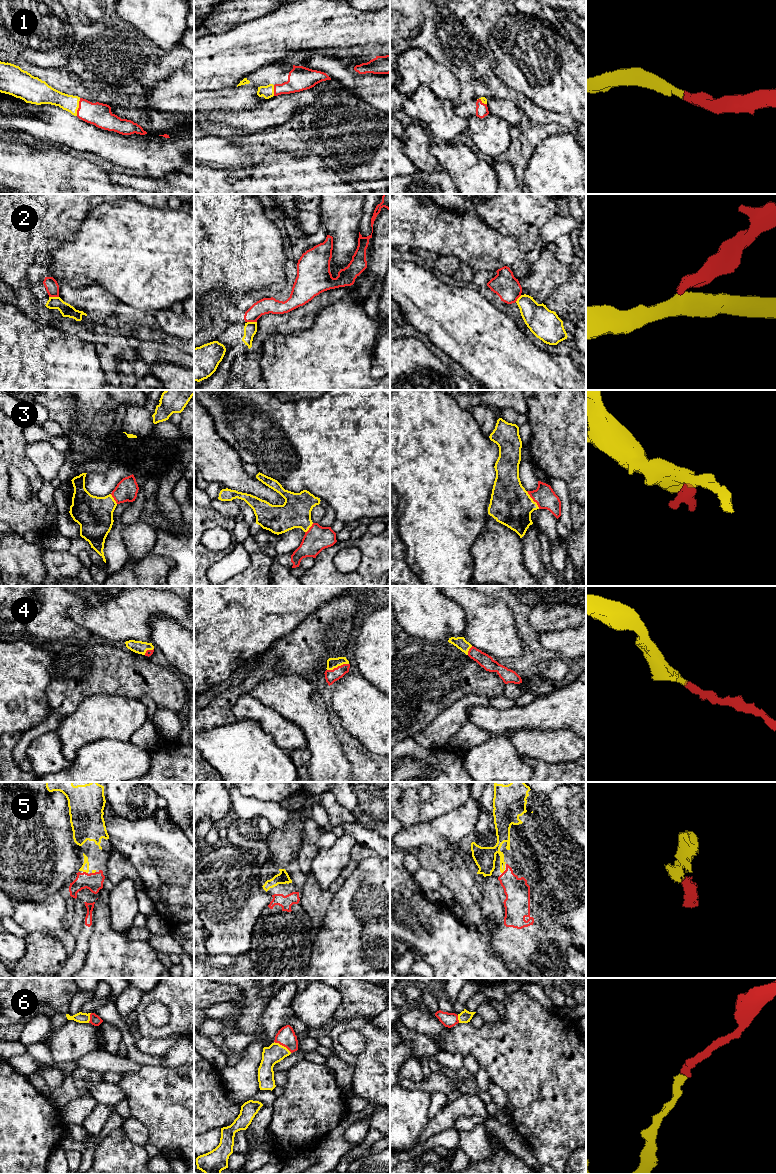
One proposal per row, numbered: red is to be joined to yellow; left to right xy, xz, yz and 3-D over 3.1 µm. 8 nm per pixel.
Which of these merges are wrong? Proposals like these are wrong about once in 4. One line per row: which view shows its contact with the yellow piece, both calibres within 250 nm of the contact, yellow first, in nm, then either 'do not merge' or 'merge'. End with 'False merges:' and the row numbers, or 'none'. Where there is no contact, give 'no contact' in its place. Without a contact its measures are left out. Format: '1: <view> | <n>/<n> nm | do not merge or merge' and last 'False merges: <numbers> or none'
1: xy | 140/190 nm | merge
2: xy | 100/110 nm | do not merge
3: yz | 340/170 nm | merge
4: xz | 90/100 nm | merge
5: xy | 60/140 nm | merge
6: xz | 150/150 nm | merge
False merges: 2

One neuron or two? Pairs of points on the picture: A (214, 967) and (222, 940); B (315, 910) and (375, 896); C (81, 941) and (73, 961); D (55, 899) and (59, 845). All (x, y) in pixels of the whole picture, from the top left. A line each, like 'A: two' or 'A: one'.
A: two
B: two
C: one
D: two

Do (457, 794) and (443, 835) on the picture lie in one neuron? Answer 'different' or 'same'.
different

